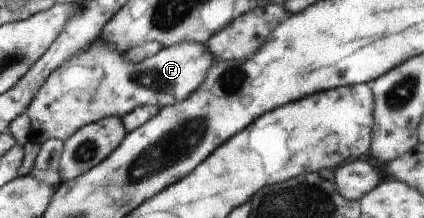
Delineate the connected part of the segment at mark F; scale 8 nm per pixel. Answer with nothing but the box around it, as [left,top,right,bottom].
[25,40,215,144]

